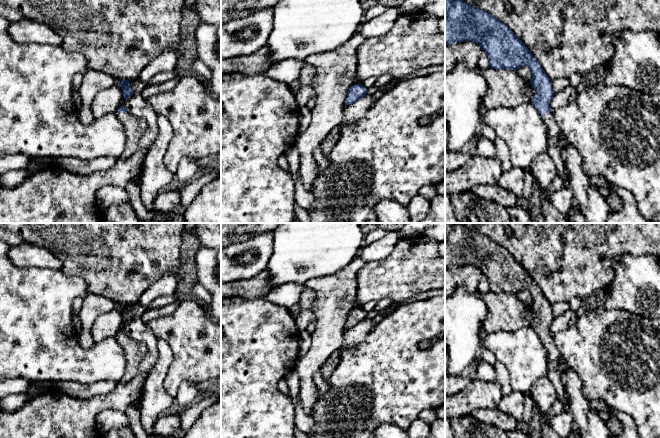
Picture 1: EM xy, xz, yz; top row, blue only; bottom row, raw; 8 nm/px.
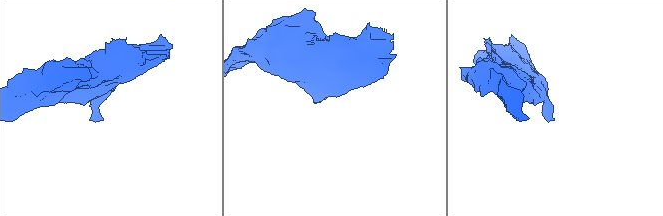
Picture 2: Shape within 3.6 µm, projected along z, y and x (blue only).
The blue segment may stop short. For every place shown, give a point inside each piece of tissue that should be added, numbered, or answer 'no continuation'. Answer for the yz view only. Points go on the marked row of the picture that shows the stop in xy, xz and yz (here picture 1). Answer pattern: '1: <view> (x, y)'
1: yz (554, 150)

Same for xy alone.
1: xy (134, 126)

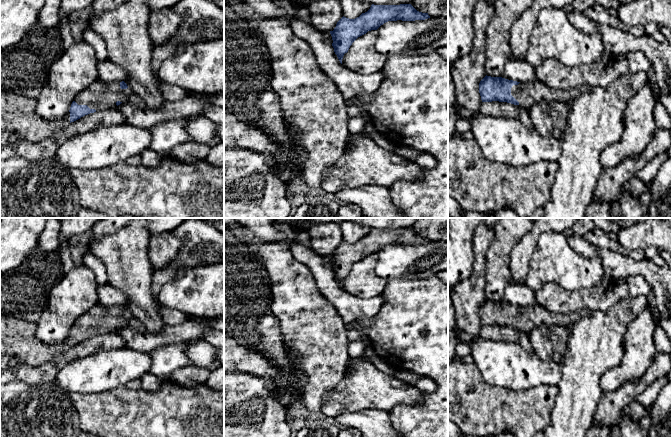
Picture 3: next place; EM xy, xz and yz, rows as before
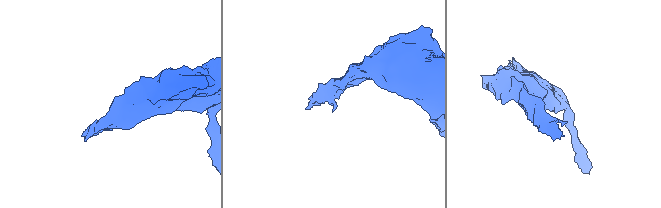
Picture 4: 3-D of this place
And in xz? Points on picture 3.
no continuation

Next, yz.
1: yz (527, 94)

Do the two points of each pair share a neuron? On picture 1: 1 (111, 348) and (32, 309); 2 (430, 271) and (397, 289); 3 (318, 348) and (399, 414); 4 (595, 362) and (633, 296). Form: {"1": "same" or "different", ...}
{"1": "same", "2": "same", "3": "different", "4": "different"}

